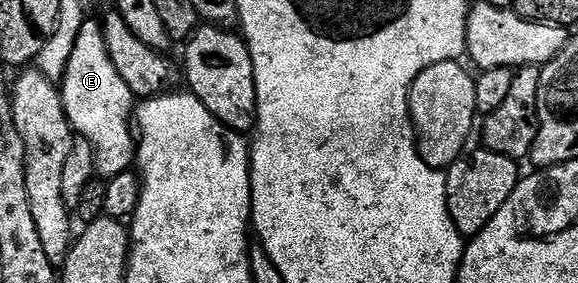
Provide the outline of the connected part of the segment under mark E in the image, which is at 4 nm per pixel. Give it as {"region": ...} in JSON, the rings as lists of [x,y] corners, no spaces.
{"region":[[[84,20],[77,43],[73,43],[73,55],[69,55],[69,67],[61,79],[61,92],[67,122],[95,148],[98,176],[110,179],[130,170],[137,161],[137,137],[133,132],[133,110],[137,101],[125,79],[117,75],[117,67],[113,67],[107,37],[98,20]]]}

